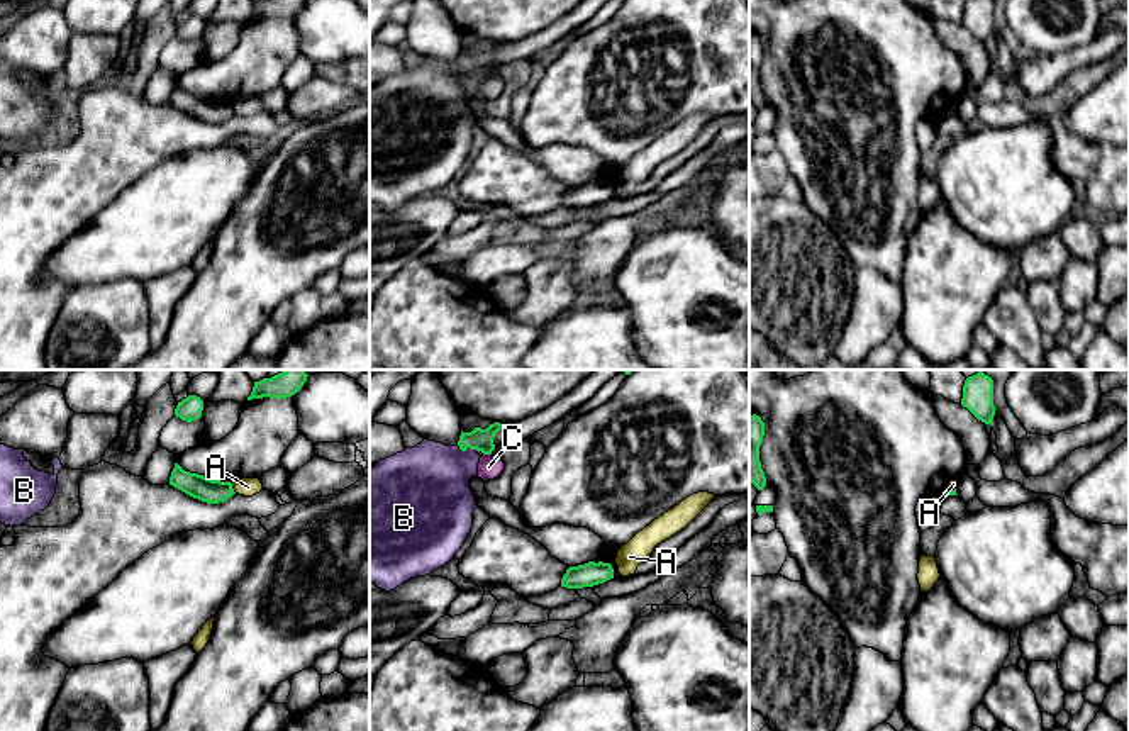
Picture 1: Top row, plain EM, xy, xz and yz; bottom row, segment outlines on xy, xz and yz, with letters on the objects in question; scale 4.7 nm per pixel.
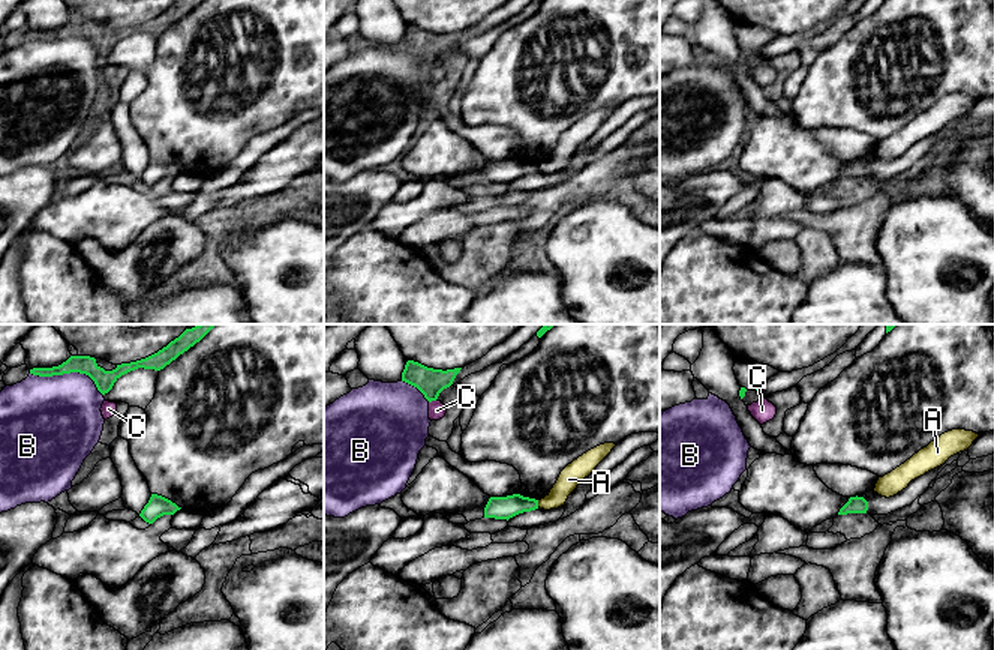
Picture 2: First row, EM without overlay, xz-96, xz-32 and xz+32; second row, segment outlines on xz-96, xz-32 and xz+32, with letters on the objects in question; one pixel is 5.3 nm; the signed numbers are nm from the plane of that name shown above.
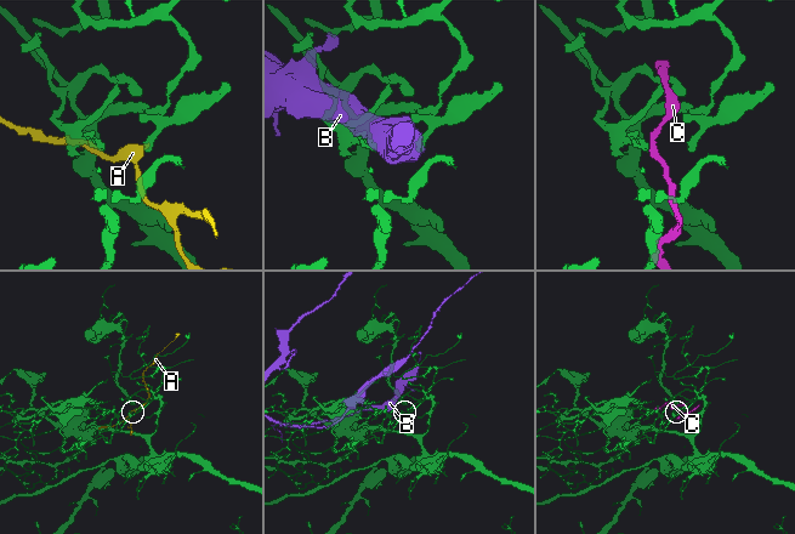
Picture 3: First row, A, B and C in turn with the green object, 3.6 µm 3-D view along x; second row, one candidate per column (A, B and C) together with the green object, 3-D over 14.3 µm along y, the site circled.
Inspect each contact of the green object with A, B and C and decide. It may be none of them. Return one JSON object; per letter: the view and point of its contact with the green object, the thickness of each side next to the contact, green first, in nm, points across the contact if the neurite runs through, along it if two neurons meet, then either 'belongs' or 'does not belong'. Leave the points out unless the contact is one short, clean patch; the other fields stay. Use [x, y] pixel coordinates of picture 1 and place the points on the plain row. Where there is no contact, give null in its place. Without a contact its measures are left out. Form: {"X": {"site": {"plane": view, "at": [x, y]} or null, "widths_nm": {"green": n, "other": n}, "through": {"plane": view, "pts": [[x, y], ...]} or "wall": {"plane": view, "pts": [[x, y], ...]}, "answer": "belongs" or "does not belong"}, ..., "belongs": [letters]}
{"A": {"site": {"plane": "xy", "at": [233, 109]}, "widths_nm": {"green": 120, "other": 90}, "wall": {"plane": "xy", "pts": [[231, 104], [236, 112]]}, "answer": "does not belong"}, "B": {"site": {"plane": "xz", "at": [467, 68]}, "widths_nm": {"green": 110, "other": 380}, "answer": "does not belong"}, "C": {"site": {"plane": "xz", "at": [487, 73]}, "widths_nm": {"green": 110, "other": 110}, "answer": "does not belong"}, "belongs": []}

